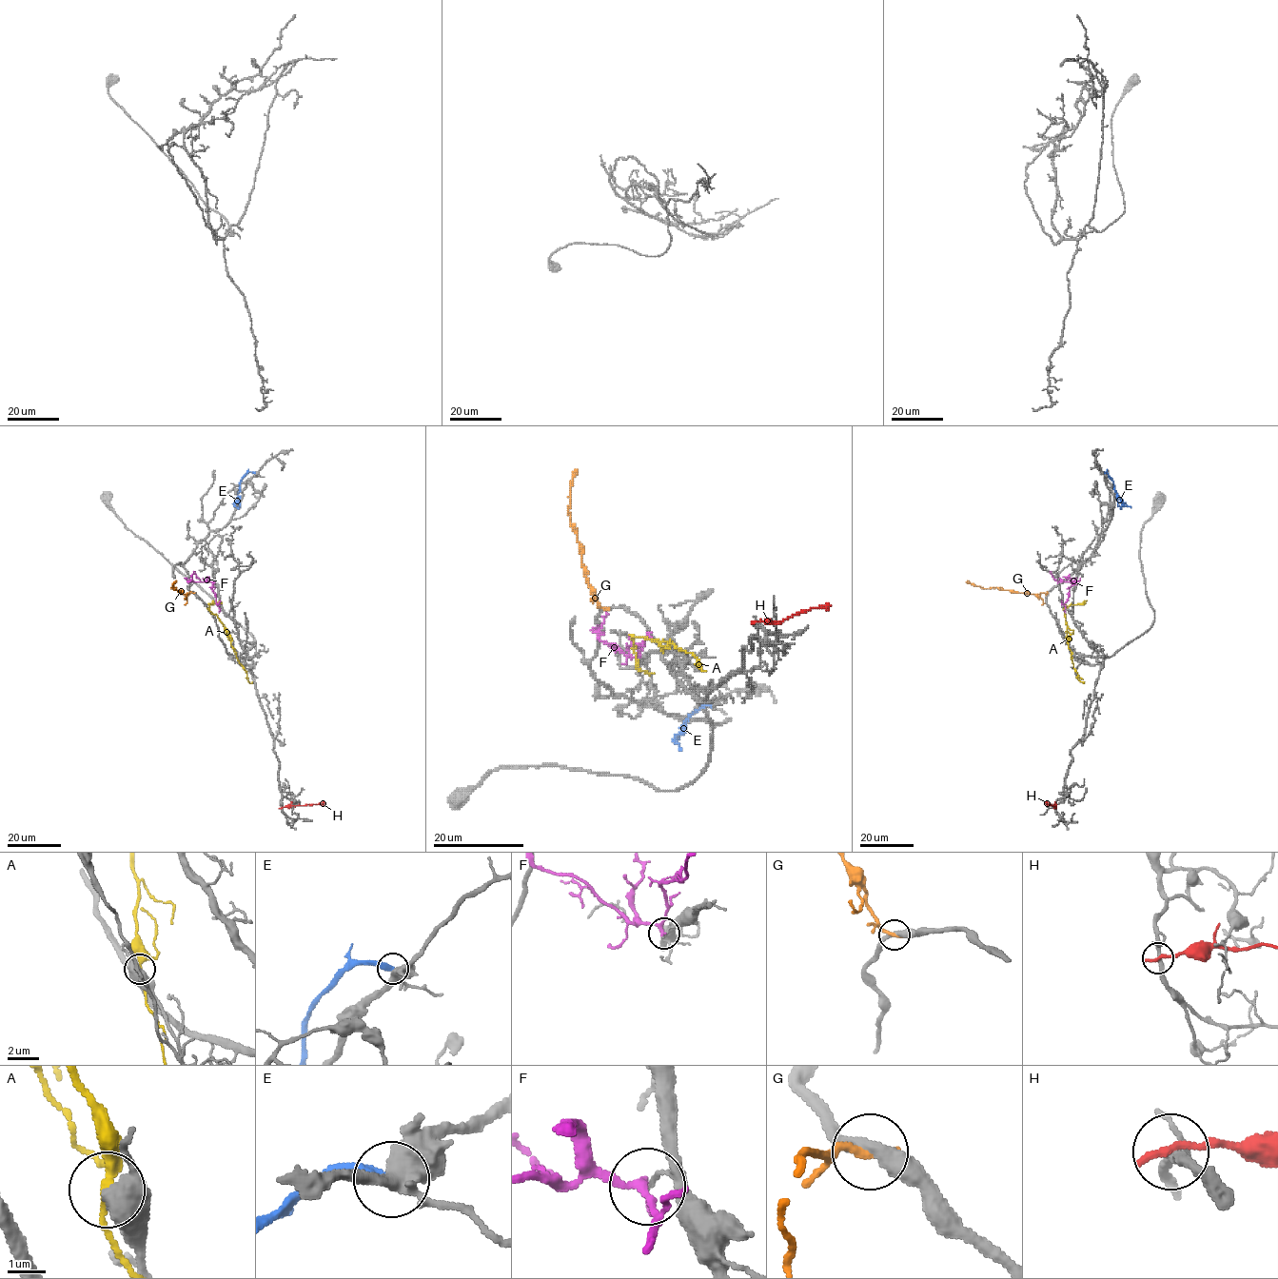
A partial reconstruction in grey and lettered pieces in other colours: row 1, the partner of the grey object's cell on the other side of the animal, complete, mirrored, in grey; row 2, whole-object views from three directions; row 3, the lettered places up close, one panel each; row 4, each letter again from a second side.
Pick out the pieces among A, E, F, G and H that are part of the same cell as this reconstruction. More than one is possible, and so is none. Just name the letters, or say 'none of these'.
none of these

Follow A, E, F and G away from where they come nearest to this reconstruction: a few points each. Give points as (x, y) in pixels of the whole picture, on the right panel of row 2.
A: (1067, 641), (1064, 609), (1071, 604), (1086, 602)
E: (1104, 472), (1112, 482), (1115, 492), (1123, 502), (1121, 508), (1119, 506)
F: (1077, 582), (1055, 580), (1051, 572)
G: (1047, 592), (1032, 594), (996, 587), (982, 588), (966, 581)

